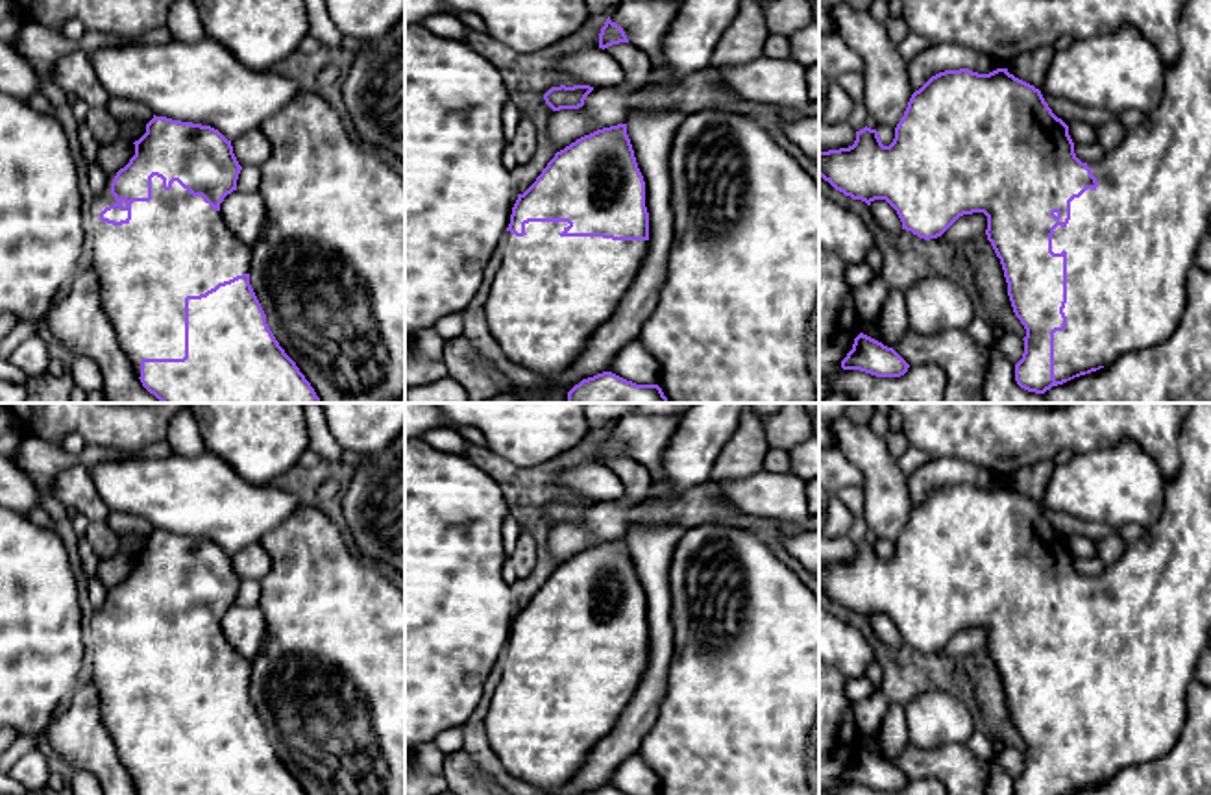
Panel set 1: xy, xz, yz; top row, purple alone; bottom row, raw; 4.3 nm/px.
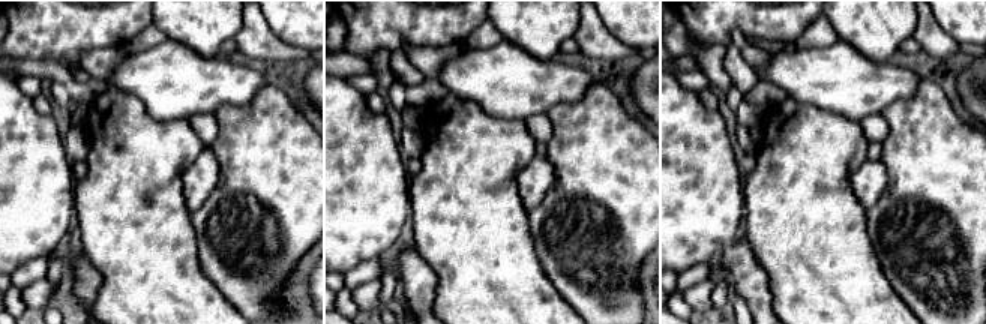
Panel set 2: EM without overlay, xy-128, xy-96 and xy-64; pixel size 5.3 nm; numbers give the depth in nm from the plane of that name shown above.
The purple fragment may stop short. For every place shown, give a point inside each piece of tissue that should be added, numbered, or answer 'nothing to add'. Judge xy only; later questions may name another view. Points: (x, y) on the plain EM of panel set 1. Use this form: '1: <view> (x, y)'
1: xy (176, 659)

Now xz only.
1: xz (551, 707)

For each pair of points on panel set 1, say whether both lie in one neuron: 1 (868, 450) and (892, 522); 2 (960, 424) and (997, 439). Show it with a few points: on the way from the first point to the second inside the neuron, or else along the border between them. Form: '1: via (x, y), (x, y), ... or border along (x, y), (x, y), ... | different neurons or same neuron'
1: via (879, 468), (886, 489), (886, 503) | same neuron
2: via (969, 424), (982, 424), (988, 429) | same neuron

